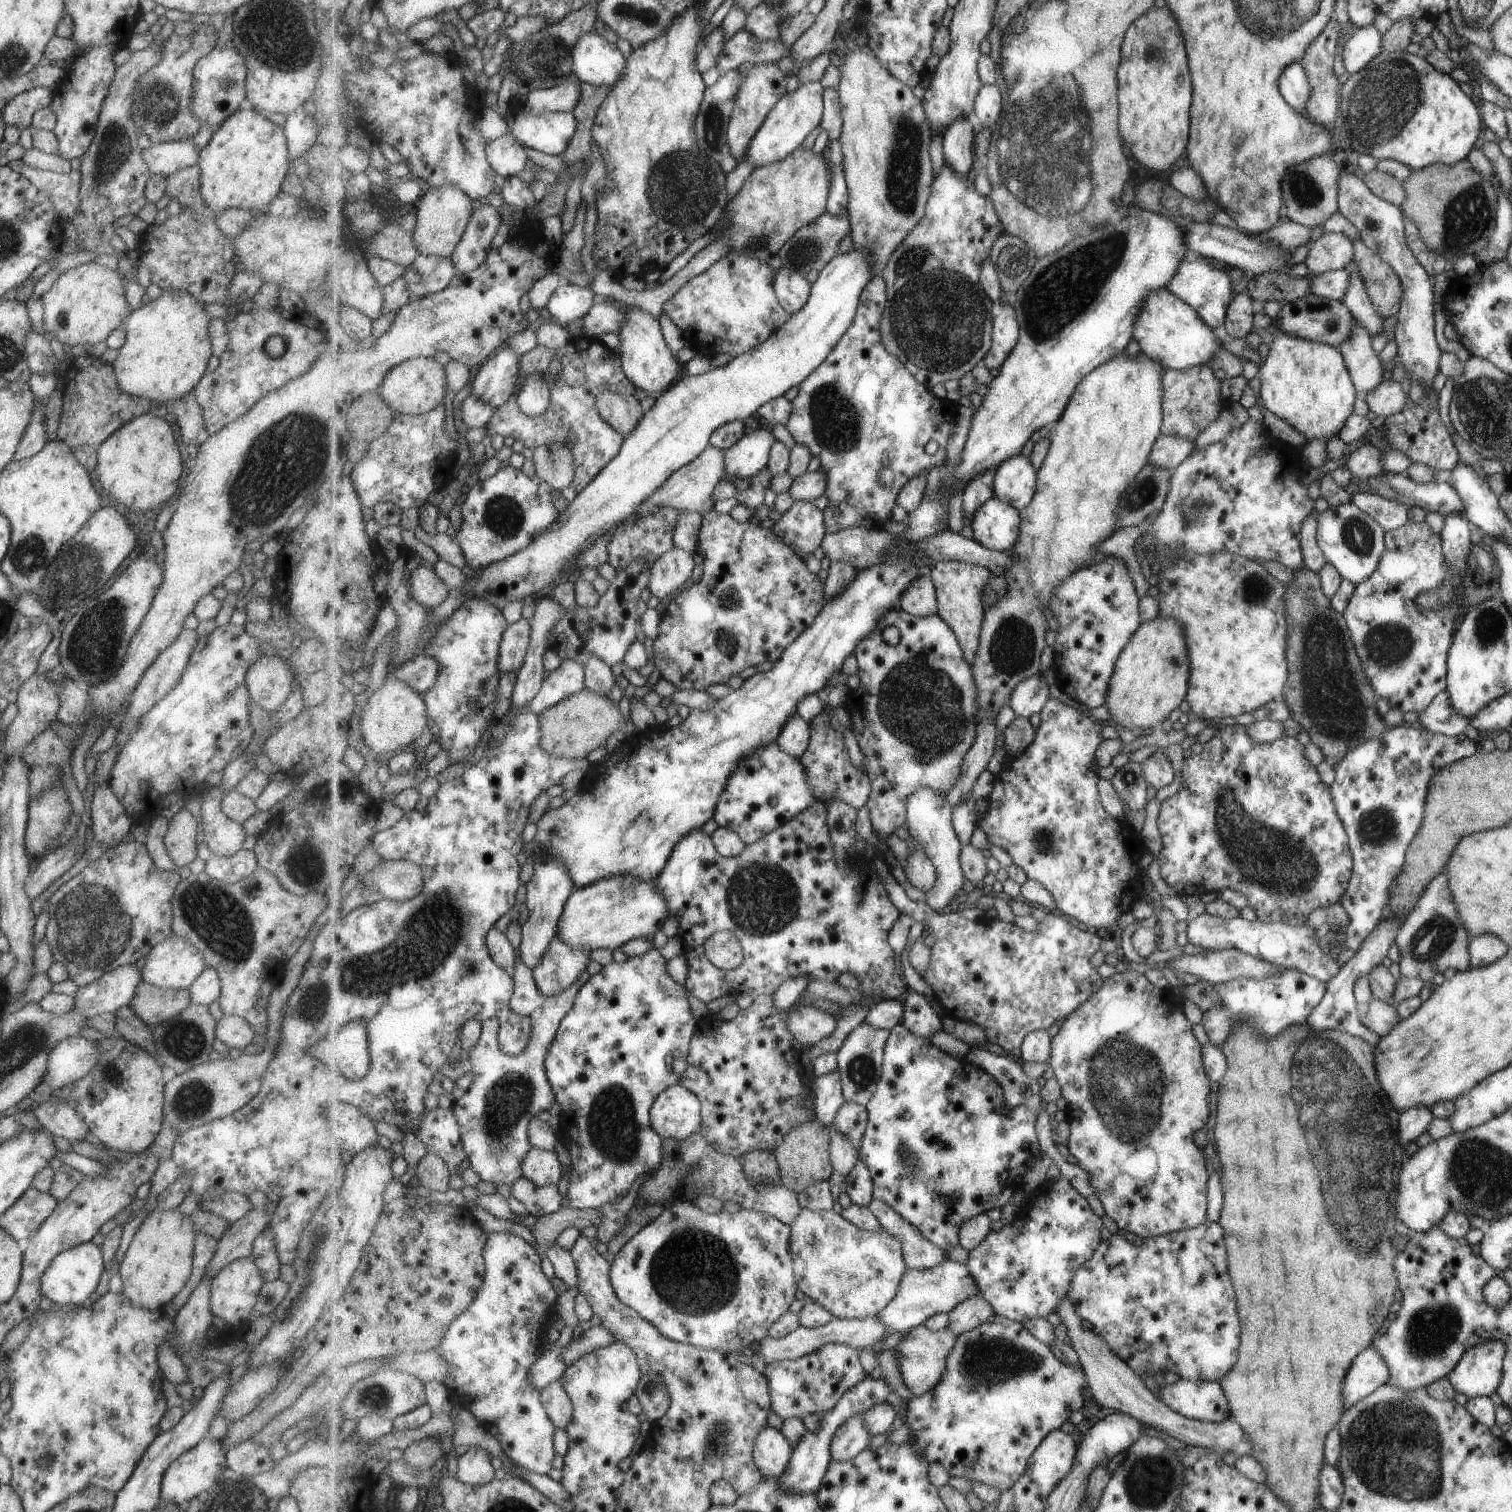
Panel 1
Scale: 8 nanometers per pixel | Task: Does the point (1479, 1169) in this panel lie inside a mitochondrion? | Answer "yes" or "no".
yes

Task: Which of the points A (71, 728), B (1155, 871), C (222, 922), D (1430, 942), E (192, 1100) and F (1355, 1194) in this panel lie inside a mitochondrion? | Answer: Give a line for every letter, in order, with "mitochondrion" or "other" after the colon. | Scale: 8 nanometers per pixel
A: other
B: other
C: mitochondrion
D: mitochondrion
E: mitochondrion
F: mitochondrion

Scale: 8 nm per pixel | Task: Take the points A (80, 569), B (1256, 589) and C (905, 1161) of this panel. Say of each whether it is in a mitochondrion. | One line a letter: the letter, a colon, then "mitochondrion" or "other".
A: mitochondrion
B: mitochondrion
C: mitochondrion

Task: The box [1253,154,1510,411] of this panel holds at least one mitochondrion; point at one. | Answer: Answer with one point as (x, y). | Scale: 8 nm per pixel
(1467, 220)

